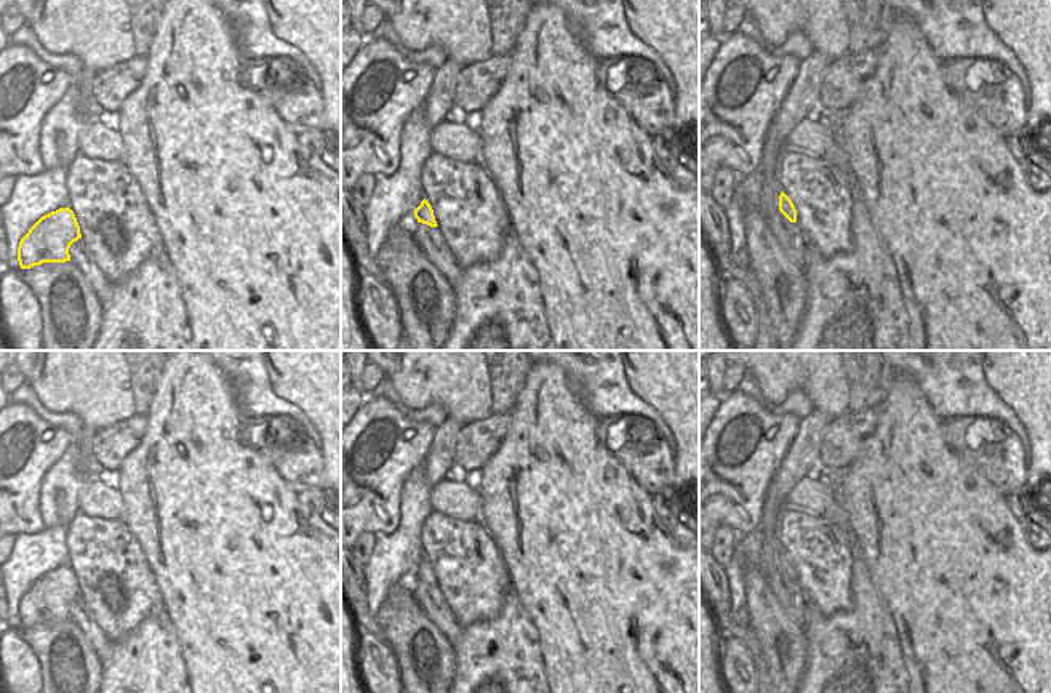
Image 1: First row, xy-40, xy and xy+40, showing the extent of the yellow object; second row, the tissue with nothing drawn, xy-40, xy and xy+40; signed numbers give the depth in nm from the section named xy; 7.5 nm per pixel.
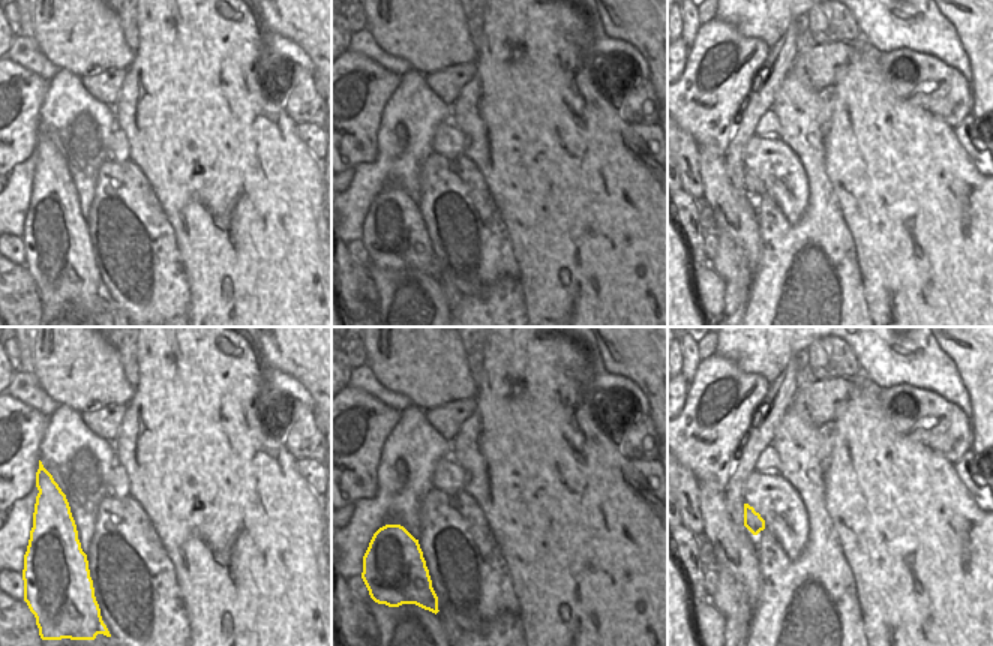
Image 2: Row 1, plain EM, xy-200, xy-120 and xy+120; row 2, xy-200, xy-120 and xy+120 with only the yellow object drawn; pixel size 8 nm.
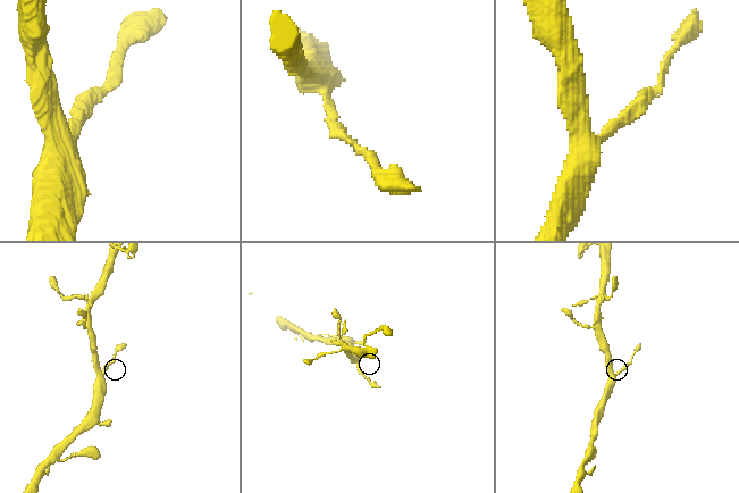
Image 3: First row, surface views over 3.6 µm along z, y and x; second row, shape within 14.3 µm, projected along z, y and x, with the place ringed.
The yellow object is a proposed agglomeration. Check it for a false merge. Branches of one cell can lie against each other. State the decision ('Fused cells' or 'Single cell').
Single cell.

